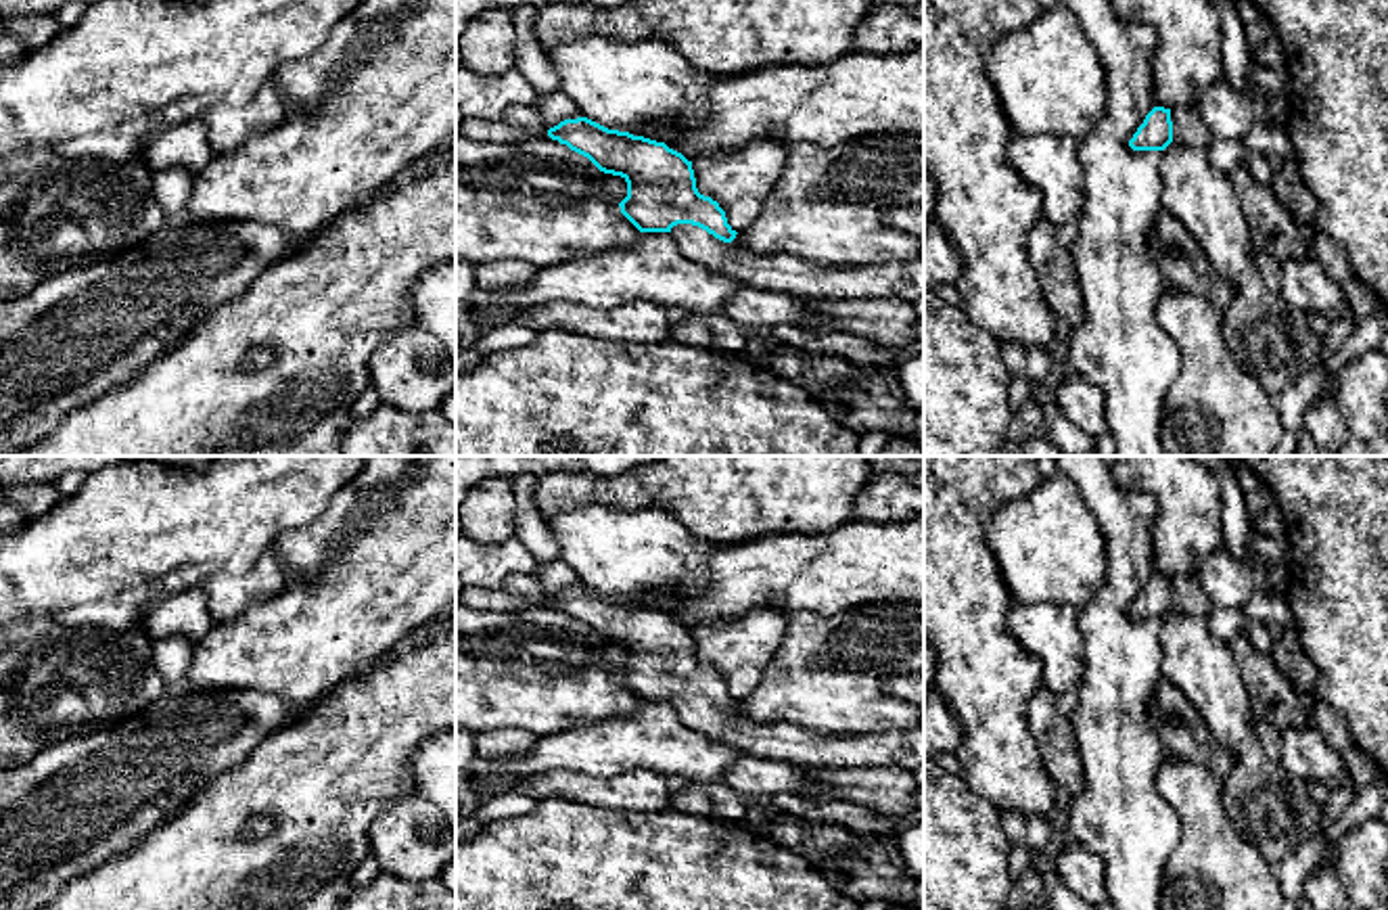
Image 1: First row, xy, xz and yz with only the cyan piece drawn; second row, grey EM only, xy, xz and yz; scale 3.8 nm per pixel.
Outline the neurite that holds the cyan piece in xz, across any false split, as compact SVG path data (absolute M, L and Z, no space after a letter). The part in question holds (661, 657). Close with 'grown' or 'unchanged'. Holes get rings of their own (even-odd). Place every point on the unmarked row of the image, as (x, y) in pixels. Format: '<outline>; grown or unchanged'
M587 586L564 588L548 605L627 651L619 676L640 701L669 701L688 728L717 743L799 768L897 766L911 772L924 766L924 722L861 736L824 736L784 722L757 724L734 711L738 701L725 680L698 661L692 630L665 611L608 598Z; grown

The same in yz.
M1154 575L1137 596L1129 615L1133 619L1164 619L1173 609L1204 617L1214 609L1198 575Z; grown

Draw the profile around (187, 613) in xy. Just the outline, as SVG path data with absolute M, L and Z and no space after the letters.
M201 586L186 588L144 609L140 628L153 638L184 636L199 642L215 625Z

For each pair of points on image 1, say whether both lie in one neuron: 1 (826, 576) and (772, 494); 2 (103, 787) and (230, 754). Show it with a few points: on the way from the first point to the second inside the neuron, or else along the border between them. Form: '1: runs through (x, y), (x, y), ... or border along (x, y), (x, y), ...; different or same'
1: border along (845, 521), (822, 532), (778, 532), (749, 538); different
2: runs through (134, 775), (170, 754), (199, 754); same

